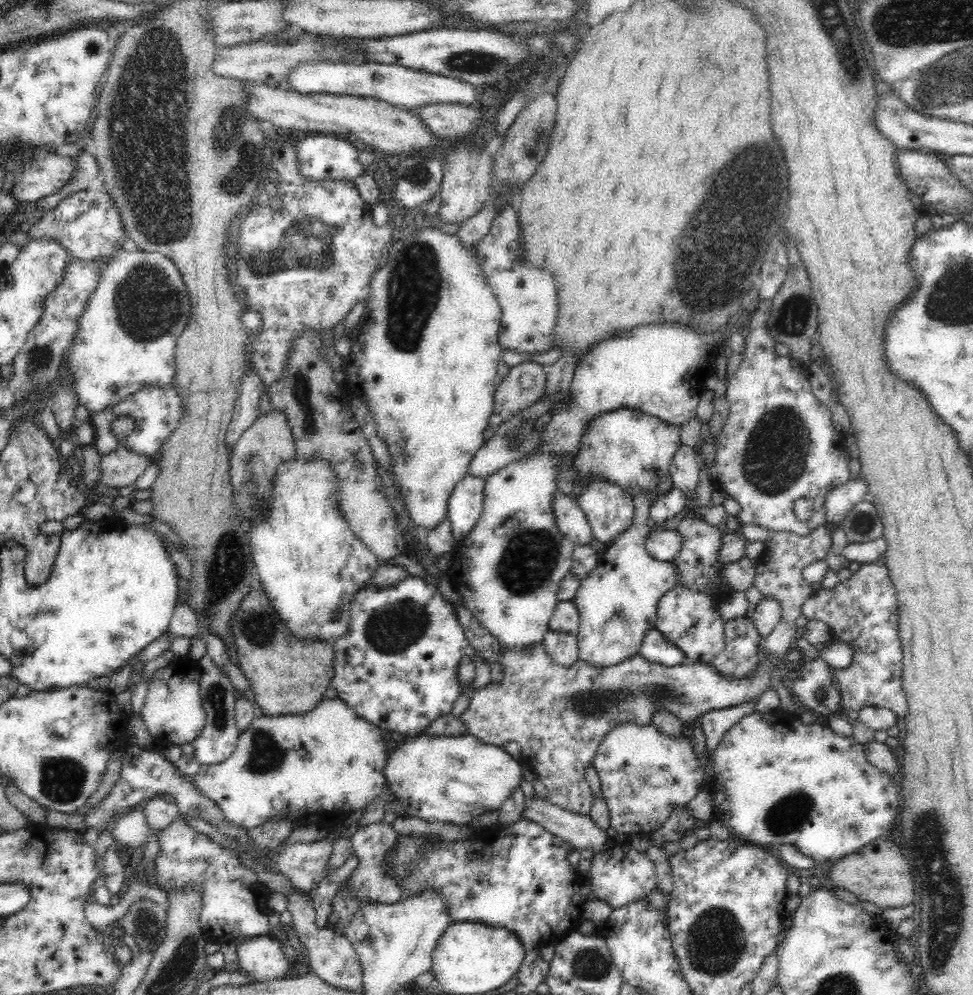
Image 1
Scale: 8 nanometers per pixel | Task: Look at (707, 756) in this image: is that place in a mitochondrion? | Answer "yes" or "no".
no

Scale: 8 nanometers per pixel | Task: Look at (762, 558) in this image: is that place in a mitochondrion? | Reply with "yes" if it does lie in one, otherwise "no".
no

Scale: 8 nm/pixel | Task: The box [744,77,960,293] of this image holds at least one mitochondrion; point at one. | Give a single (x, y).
(927, 93)

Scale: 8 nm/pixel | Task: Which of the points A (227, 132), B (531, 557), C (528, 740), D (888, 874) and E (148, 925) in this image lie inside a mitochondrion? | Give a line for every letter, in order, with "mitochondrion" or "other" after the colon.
A: mitochondrion
B: mitochondrion
C: other
D: other
E: mitochondrion

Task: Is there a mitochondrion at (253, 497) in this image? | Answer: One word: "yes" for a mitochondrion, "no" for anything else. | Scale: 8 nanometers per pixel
yes

